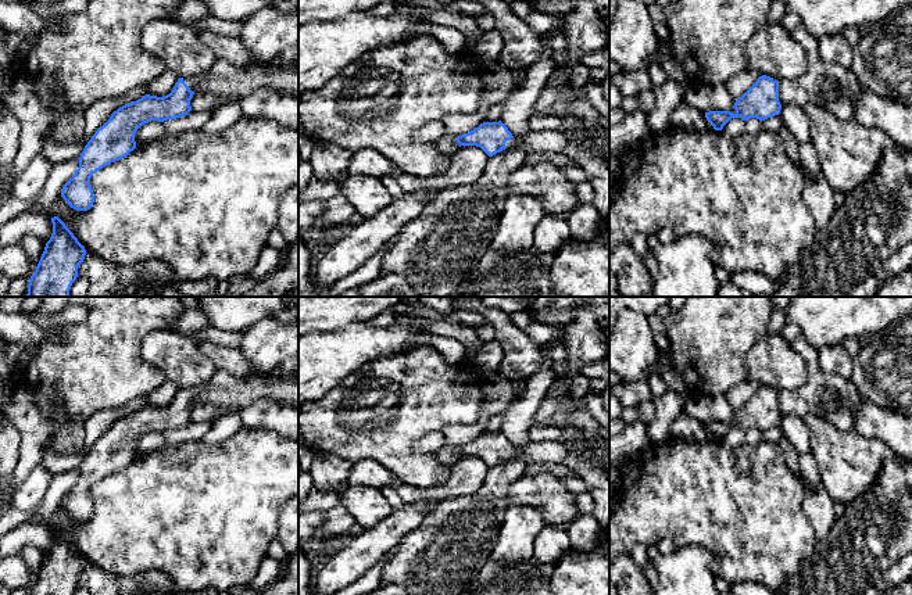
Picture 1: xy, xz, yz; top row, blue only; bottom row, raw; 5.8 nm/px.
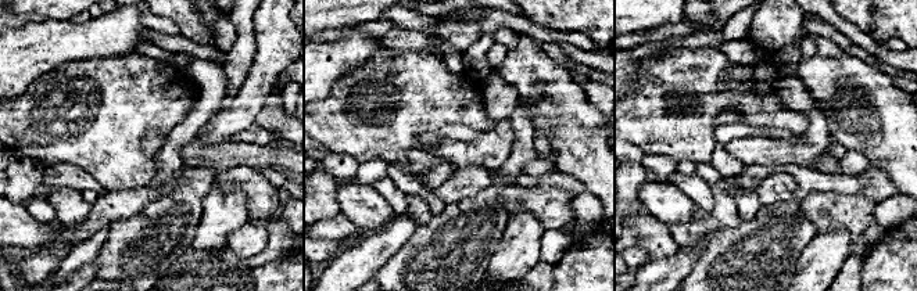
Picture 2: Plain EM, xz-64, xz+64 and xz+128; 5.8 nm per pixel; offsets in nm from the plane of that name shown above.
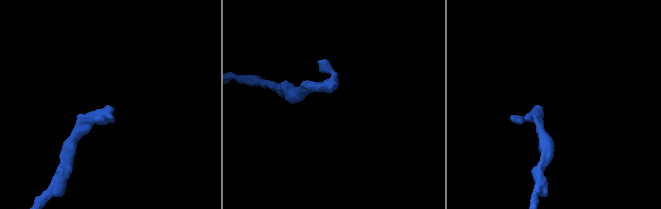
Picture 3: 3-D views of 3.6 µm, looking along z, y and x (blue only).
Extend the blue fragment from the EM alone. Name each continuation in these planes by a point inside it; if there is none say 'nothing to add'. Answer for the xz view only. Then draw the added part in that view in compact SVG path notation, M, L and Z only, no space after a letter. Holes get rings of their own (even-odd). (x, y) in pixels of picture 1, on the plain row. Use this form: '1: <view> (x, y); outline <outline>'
1: xz (549, 451); outline M558 441L529 442L526 447L505 452L505 460L521 458L525 465L529 463L557 463L562 465L566 458L565 447Z

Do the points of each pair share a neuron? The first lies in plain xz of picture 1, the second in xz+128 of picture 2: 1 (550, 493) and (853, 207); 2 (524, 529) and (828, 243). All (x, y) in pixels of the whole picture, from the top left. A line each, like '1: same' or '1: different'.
1: same
2: same

